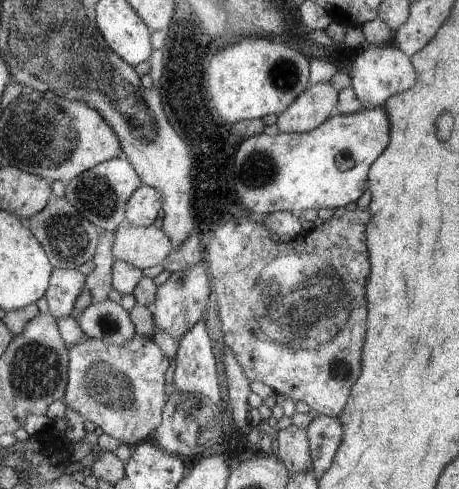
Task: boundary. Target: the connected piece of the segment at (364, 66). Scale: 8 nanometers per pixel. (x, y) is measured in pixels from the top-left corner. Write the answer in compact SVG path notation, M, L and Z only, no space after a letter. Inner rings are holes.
M394 44L362 46L363 51L356 56L350 68L351 87L364 109L382 107L391 96L408 90L416 84L416 70L412 68L410 57Z

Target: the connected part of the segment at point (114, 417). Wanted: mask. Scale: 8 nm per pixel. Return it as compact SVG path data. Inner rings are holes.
M138 333L126 346L106 344L86 336L80 344L68 349L68 356L68 378L62 398L65 406L78 412L85 420L90 420L98 429L122 444L132 446L151 440L153 432L165 419L163 409L166 404L166 370L170 361L164 350L151 338L140 336Z

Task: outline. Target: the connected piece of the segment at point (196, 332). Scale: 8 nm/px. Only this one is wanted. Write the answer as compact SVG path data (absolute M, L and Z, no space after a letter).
M205 320L198 321L179 340L179 349L175 358L173 382L178 391L207 396L212 402L220 402L220 380L216 371L216 356L212 352L212 340L205 327Z

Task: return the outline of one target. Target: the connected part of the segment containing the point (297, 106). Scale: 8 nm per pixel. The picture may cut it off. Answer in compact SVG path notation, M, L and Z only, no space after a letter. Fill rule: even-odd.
M330 82L308 86L277 116L281 133L310 133L335 113L339 92Z

